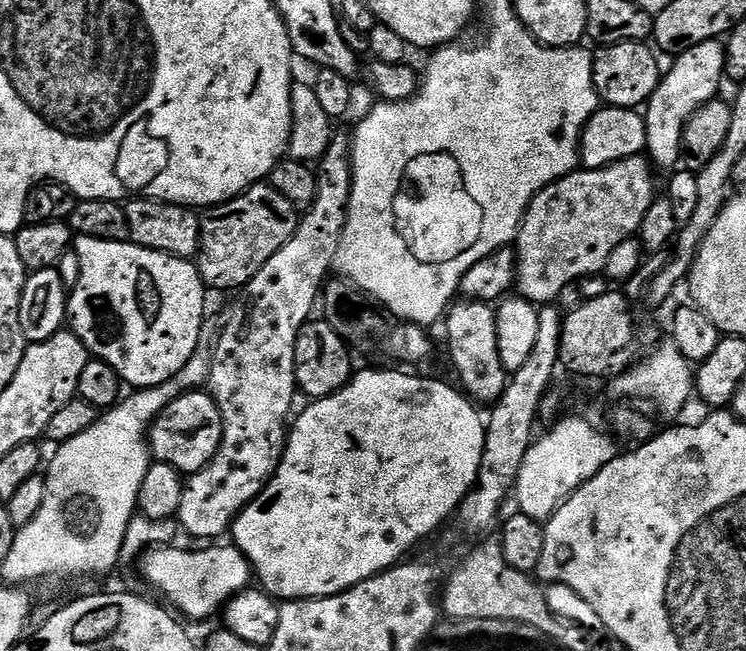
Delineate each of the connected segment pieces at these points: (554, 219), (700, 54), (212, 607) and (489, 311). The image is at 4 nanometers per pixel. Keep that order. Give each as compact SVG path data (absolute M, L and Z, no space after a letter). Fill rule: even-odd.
M643 155L631 156L622 162L614 162L609 168L584 168L571 172L566 178L562 178L558 182L554 182L550 186L546 186L537 196L530 202L530 206L524 215L524 221L520 223L520 233L516 236L514 247L516 250L516 287L515 291L523 296L525 300L529 300L531 304L537 306L548 306L571 286L575 280L584 280L587 276L592 276L603 273L606 262L610 258L610 253L615 250L620 243L633 239L639 233L643 225L643 219L646 217L646 212L650 210L652 201L658 196L656 191L656 180L652 177L654 168L651 163Z
M707 40L679 53L673 59L676 61L672 69L663 73L659 86L645 105L643 115L647 134L646 152L657 169L662 168L668 172L679 165L676 163L682 157L686 124L697 110L706 106L706 102L721 95L720 83L725 83L728 70L727 57L725 45L720 40Z
M220 544L217 548L200 548L197 552L177 546L153 548L144 553L138 568L144 571L145 578L169 600L167 603L181 617L208 620L254 580L252 565L247 558L240 553L239 548L228 544Z
M464 298L449 307L446 313L447 324L448 352L452 355L452 364L460 379L459 387L481 405L495 404L506 390L510 379L510 373L502 366L502 354L498 350L496 308L482 300Z

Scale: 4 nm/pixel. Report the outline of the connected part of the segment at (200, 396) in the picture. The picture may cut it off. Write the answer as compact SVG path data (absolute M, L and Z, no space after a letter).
M188 390L163 408L147 435L151 455L159 463L173 464L181 474L201 472L214 458L222 442L224 423L211 395L204 390Z

